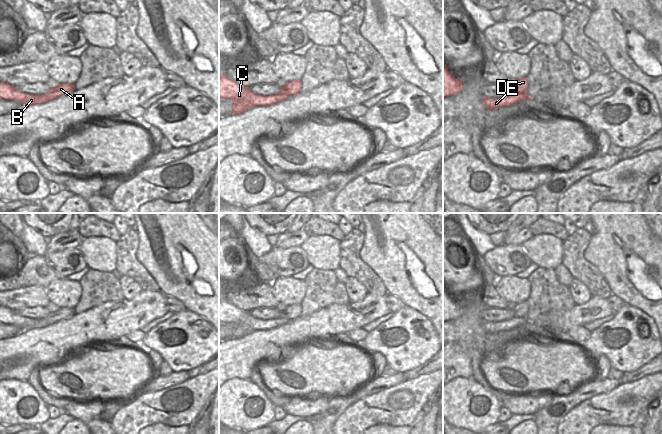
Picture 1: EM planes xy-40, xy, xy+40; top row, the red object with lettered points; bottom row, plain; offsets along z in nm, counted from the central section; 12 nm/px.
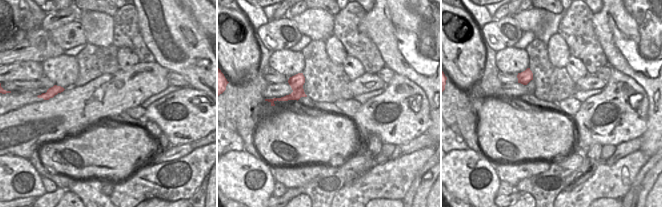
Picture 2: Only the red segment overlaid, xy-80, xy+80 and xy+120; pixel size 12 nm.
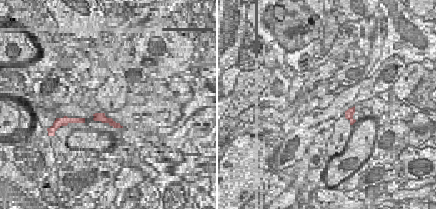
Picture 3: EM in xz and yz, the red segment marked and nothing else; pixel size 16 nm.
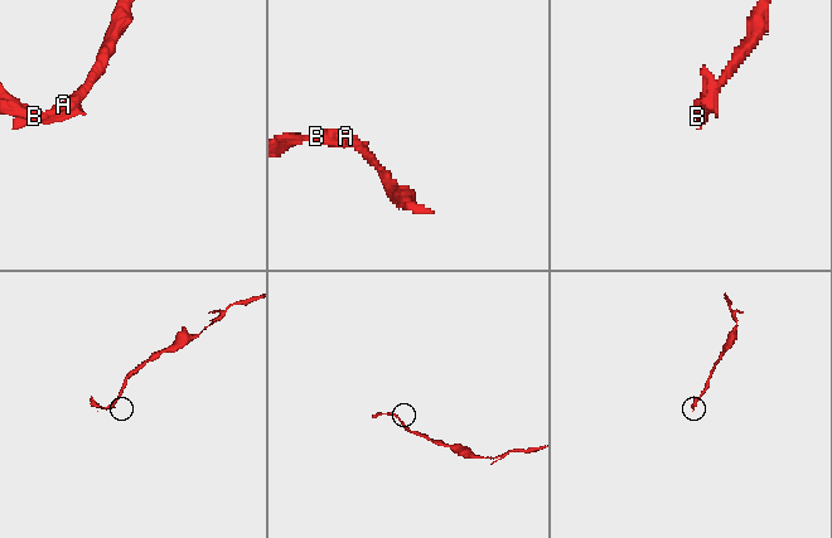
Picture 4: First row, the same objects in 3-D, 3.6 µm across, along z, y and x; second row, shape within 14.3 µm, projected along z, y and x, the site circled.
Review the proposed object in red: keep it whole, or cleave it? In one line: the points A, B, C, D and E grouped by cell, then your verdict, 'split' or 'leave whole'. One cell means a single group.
A D / B C E; split

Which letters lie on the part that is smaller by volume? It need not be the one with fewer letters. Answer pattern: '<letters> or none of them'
B, C, E

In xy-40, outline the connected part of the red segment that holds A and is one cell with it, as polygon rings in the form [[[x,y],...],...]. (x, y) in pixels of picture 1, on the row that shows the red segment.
[[[63,83],[55,88],[51,88],[49,94],[53,99],[56,99],[62,95],[69,95],[75,91],[75,84]]]

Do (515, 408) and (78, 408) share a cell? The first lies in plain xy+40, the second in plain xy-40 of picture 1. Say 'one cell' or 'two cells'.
one cell

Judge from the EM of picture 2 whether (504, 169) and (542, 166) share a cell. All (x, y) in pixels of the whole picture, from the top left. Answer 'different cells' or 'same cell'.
same cell

